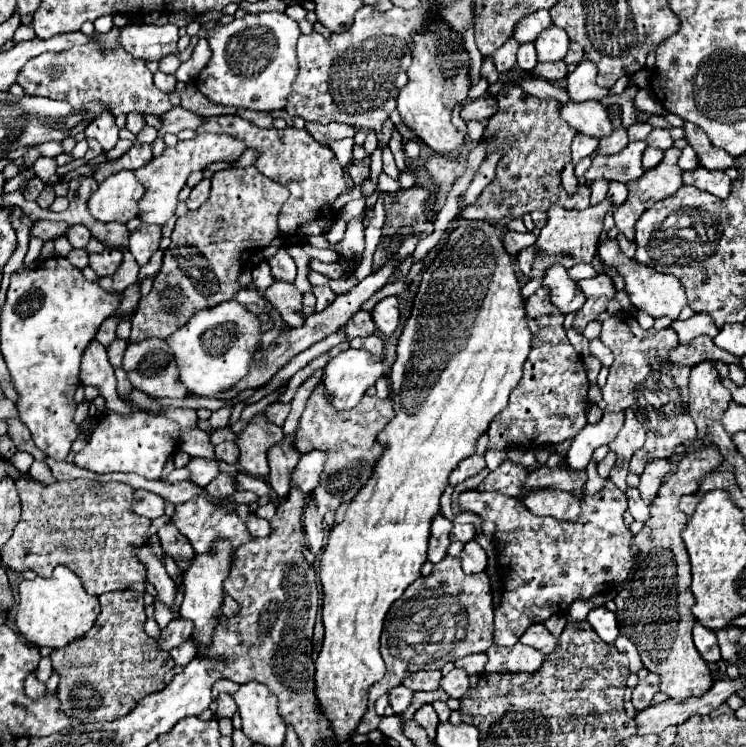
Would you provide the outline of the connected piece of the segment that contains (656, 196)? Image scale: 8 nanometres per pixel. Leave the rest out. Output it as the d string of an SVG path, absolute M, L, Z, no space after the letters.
M672 147L664 151L664 159L656 167L646 169L640 179L626 183L628 199L614 211L616 227L626 235L626 239L634 239L634 225L650 205L682 187L682 169L676 165L678 157L680 149Z

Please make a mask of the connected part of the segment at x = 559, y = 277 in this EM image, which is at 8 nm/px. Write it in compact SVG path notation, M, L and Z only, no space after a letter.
M552 265L546 271L546 275L542 279L542 287L546 287L550 291L550 303L554 307L558 307L558 311L564 315L576 313L584 305L582 291L578 289L576 281L572 281L568 277L568 271L562 269L562 265Z

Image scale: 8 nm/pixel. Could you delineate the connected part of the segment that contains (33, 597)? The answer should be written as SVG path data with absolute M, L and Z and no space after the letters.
M62 565L54 569L54 575L50 579L36 577L34 581L22 581L18 595L20 601L18 601L16 627L26 637L26 641L36 647L52 647L52 649L66 647L76 639L86 637L96 617L100 615L98 597L88 595L78 575Z

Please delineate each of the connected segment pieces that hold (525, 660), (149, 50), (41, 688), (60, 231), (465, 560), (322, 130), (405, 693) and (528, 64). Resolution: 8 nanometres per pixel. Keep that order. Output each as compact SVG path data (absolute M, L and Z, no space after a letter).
M492 643L486 657L486 673L534 673L544 661L544 655L538 653L538 649L530 649L522 643L516 643L514 647L500 647Z
M128 23L120 29L118 43L124 51L146 61L160 61L162 57L176 53L178 27L176 25L136 25Z
M34 673L28 675L28 679L26 679L24 685L26 685L26 695L28 695L30 699L40 699L40 697L44 697L44 693L46 693L46 685L44 685L42 681L38 681Z
M36 221L32 227L32 235L40 237L42 241L58 239L66 235L66 231L68 231L68 223L58 223L58 221Z
M470 541L464 545L464 549L460 553L460 561L462 561L464 573L468 573L468 575L482 573L486 569L486 551L476 541Z
M306 123L306 131L322 145L332 145L338 139L346 139L346 137L354 137L356 129L352 125L314 125L314 123Z
M398 685L388 691L388 703L394 709L394 713L402 713L412 701L412 691L406 689L404 685Z
M524 43L518 49L518 69L522 71L532 71L536 67L536 49L534 43Z

